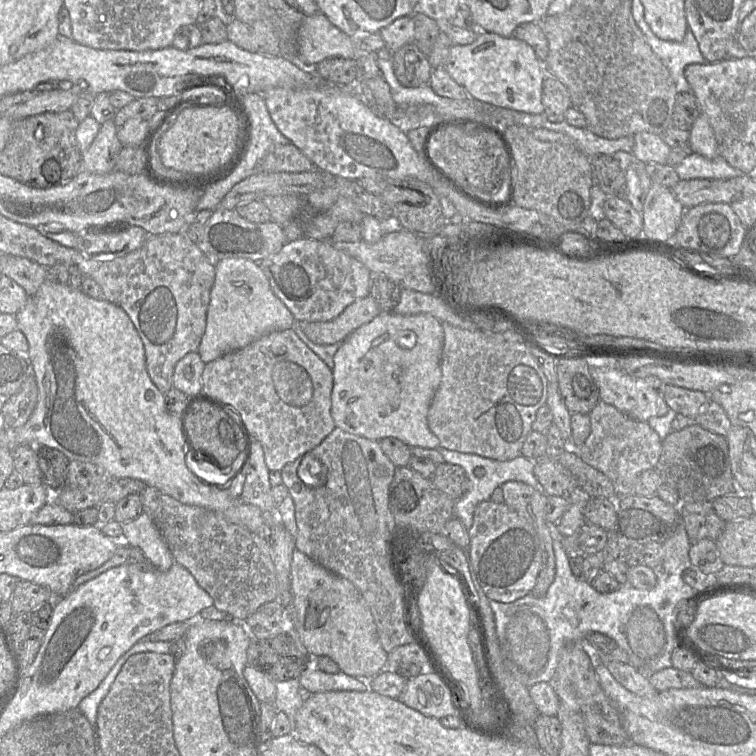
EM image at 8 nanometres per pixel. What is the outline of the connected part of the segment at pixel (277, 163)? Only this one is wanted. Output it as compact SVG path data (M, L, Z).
M292 143L276 147L260 163L263 172L300 173L313 169L314 164Z

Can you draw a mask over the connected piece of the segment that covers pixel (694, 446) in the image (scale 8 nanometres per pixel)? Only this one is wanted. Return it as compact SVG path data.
M698 424L690 425L680 431L672 431L662 441L655 469L662 483L677 492L680 503L712 502L720 496L741 493L732 475L726 438Z

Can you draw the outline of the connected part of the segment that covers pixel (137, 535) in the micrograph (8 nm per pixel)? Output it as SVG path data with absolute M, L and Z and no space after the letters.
M142 512L137 518L122 525L122 541L139 548L149 563L159 571L168 571L174 558L159 529L151 518Z

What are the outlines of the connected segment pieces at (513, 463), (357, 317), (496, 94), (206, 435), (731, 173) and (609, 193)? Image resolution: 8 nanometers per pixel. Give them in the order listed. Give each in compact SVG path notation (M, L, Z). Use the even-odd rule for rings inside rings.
M441 446L436 448L448 464L458 465L465 471L468 478L468 490L459 500L455 501L454 516L457 517L467 530L473 523L473 513L476 506L482 502L490 500L493 491L501 487L508 481L519 481L542 491L541 485L534 475L534 460L525 458L521 455L508 461L497 461L475 454L461 453L445 449Z
M368 295L351 303L331 321L297 322L312 342L318 345L330 345L344 341L353 331L369 323L380 313L379 305Z
M477 31L474 42L467 45L453 45L444 66L452 79L462 86L470 98L528 114L542 114L542 84L547 76L543 62L541 62L534 49L526 42L514 36L503 37L493 32Z
M207 400L196 402L184 419L184 428L193 447L186 454L186 466L202 482L219 489L228 489L232 485L234 471L222 471L221 469L233 464L245 448L245 435L237 421L222 407ZM197 450L194 456L195 463L191 462L192 452ZM201 452L209 455L207 458ZM202 461L209 464L212 471L202 469Z
M696 153L687 156L674 168L680 180L729 180L744 175L721 156L707 159Z
M610 155L591 158L592 185L597 185L607 197L626 198L625 171Z

